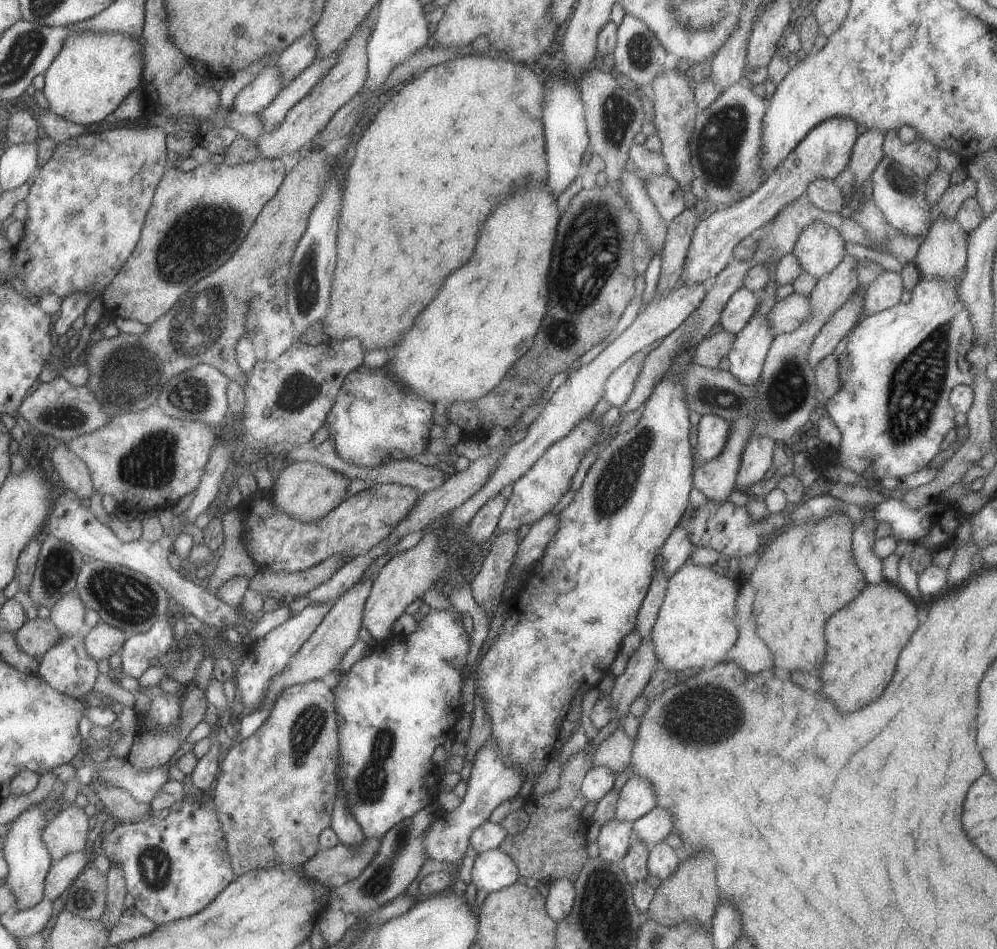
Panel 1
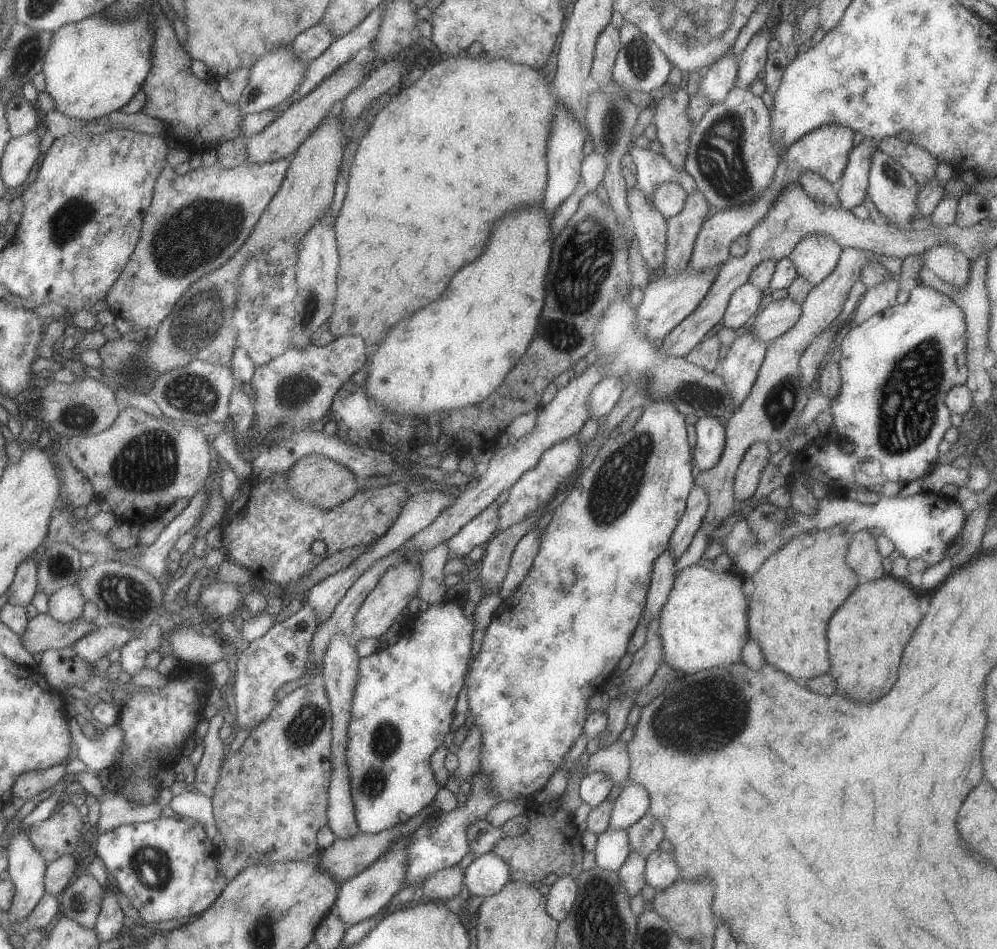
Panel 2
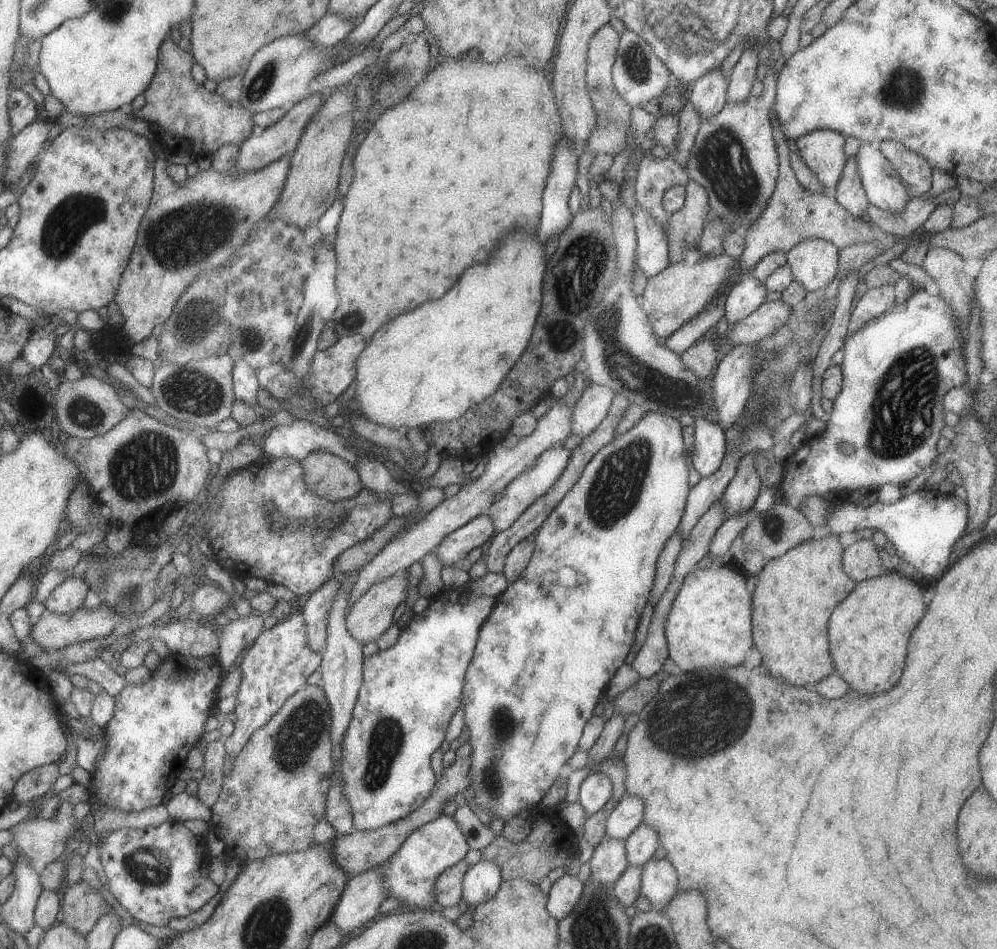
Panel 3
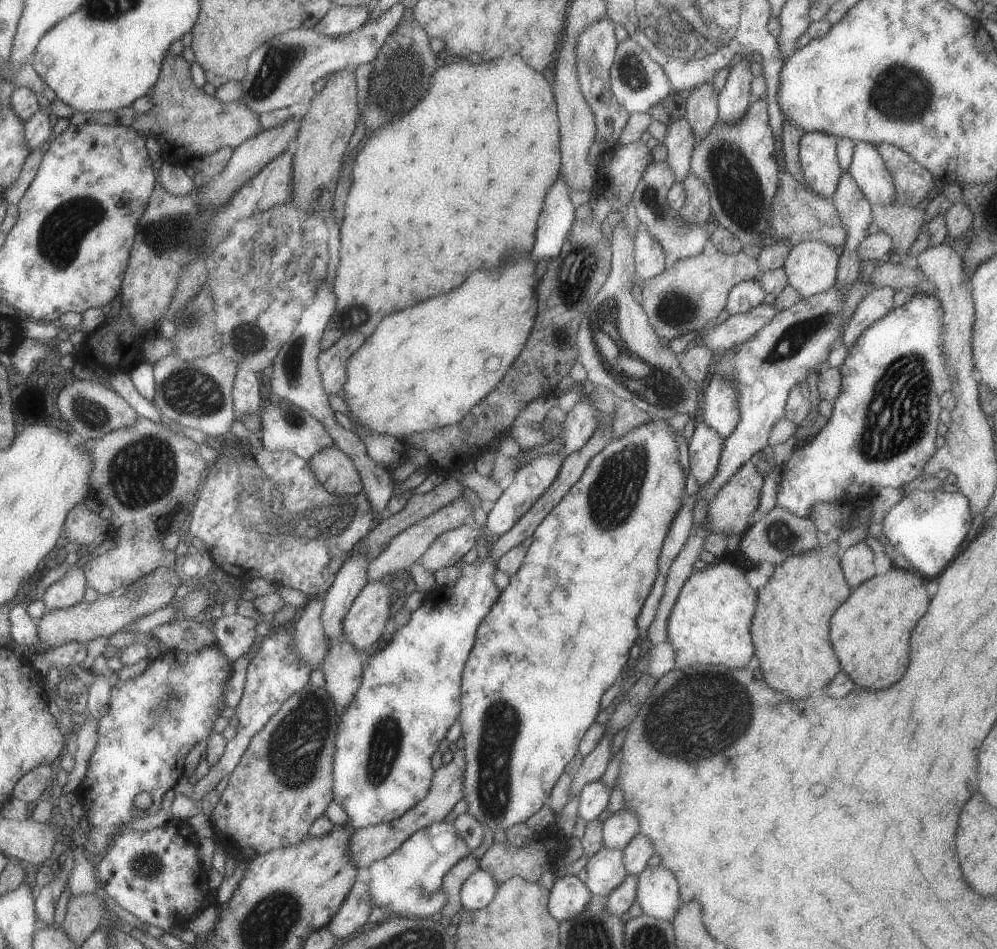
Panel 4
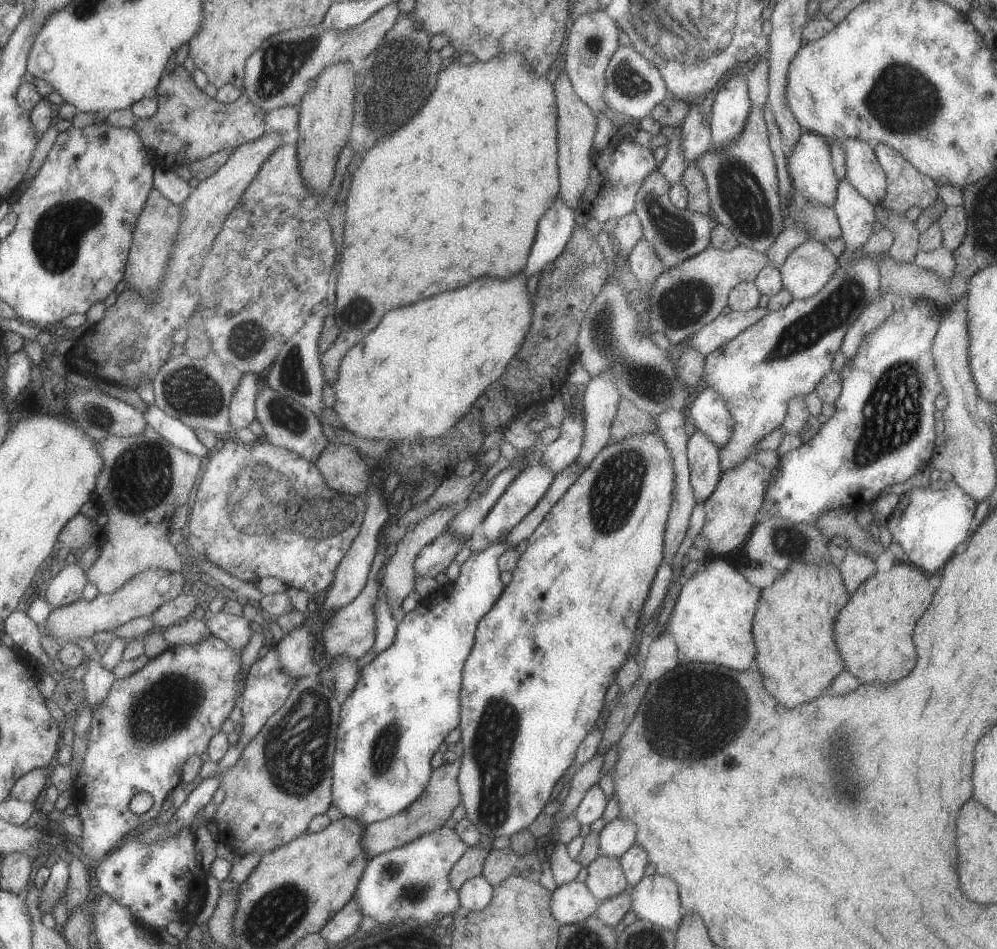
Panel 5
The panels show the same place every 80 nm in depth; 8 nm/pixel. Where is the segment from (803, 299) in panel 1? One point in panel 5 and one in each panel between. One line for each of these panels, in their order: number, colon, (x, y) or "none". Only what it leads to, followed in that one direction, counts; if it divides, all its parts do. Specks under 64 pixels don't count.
2: (776, 317)
3: (765, 320)
4: (737, 329)
5: (709, 338)

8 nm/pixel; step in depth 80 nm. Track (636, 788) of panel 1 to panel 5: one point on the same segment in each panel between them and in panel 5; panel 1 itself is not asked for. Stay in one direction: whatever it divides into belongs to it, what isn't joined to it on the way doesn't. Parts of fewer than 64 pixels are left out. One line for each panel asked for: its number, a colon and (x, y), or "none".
2: (632, 804)
3: (628, 815)
4: (617, 832)
5: (617, 837)

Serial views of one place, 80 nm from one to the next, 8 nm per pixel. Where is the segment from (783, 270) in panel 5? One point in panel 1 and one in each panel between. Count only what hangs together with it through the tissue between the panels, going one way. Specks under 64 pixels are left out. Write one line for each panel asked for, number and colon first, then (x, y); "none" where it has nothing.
1: (819, 248)
2: (815, 257)
3: (814, 263)
4: (812, 267)

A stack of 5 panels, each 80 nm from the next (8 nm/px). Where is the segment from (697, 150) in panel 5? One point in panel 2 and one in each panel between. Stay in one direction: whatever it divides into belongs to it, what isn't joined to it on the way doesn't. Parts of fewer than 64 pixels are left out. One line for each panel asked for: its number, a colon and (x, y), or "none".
2: (721, 78)
3: (708, 95)
4: (702, 112)

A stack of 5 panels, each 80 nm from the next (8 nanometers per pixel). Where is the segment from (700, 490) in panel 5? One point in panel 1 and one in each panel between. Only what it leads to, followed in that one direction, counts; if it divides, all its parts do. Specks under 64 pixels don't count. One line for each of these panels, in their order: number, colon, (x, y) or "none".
1: (714, 431)
2: (711, 441)
3: (710, 447)
4: (705, 448)

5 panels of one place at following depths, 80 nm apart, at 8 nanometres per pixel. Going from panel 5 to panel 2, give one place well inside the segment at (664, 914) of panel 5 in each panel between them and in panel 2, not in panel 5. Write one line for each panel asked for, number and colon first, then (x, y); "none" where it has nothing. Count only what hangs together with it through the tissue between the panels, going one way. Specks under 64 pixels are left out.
2: (661, 871)
3: (659, 883)
4: (658, 894)

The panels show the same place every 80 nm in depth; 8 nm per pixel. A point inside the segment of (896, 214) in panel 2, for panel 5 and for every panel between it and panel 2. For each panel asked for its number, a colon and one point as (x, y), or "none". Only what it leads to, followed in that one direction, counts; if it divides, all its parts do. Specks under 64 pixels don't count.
3: (884, 189)
4: (868, 168)
5: (863, 171)

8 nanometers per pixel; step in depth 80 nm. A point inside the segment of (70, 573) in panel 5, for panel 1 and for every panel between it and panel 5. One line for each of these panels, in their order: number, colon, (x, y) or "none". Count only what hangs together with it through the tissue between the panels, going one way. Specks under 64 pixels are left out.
1: (67, 667)
2: (67, 604)
3: (66, 598)
4: (70, 589)

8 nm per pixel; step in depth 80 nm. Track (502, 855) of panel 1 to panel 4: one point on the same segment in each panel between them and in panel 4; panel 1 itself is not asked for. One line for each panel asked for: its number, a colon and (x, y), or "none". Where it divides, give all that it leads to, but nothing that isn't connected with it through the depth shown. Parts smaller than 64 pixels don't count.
2: (488, 874)
3: (481, 883)
4: (479, 888)

